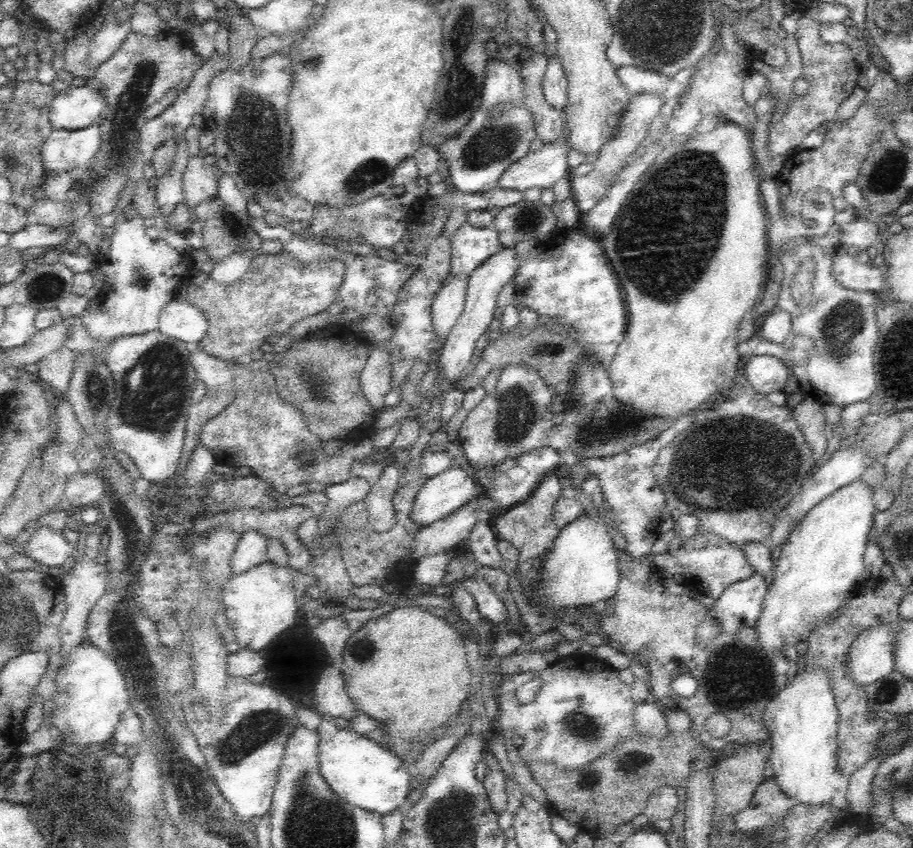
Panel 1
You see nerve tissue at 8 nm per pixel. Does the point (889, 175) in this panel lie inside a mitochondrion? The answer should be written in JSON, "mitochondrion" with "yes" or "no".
{"mitochondrion":"yes"}

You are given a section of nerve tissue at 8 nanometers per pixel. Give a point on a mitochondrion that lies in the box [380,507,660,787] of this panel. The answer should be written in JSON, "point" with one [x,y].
{"point":[582,726]}

